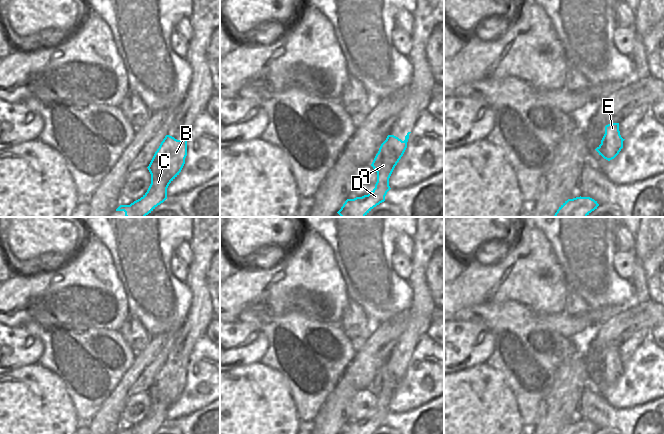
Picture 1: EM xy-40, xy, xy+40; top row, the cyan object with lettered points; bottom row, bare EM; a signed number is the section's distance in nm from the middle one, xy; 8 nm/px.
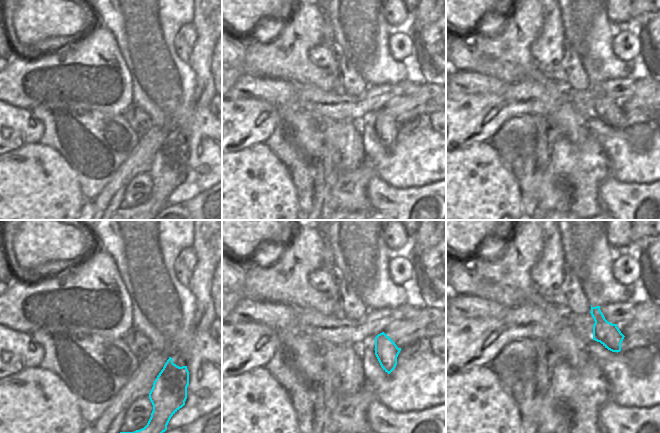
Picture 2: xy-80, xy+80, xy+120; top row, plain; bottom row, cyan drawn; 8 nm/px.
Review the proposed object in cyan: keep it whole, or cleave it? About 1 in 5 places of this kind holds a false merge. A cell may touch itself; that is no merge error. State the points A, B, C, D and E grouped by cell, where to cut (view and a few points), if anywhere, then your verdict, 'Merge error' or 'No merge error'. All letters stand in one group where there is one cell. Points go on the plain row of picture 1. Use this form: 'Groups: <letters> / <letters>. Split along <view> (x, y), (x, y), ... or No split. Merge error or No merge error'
Groups: A B C D E. No split. No merge error

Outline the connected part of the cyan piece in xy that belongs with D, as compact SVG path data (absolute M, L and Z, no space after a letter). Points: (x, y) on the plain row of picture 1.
M407 357L404 365L394 359L387 360L371 388L377 396L375 412L368 419L347 423L340 434L371 434L385 425L391 413L389 402L407 372L410 357Z

